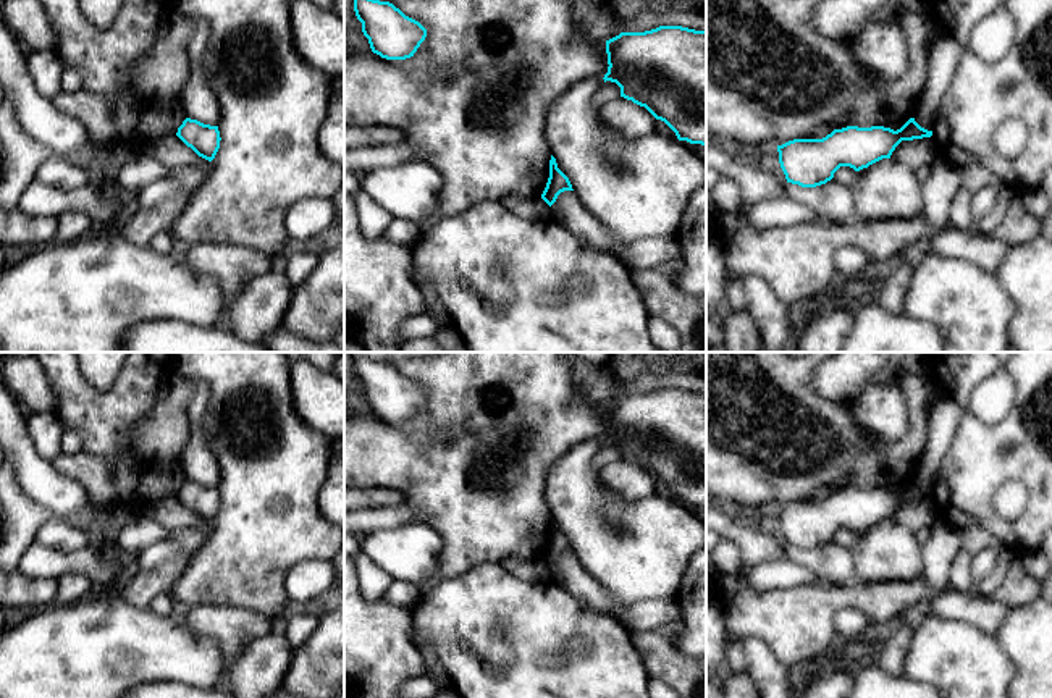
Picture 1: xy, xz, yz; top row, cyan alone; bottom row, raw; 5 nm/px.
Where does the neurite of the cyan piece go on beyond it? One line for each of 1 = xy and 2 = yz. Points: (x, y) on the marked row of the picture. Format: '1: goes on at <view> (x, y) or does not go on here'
1: does not go on here
2: does not go on here

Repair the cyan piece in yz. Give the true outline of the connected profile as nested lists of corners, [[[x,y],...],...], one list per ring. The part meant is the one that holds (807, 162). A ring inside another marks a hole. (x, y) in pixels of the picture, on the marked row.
[[[910,118],[900,129],[884,126],[834,129],[823,139],[793,139],[777,145],[779,163],[787,183],[816,187],[834,178],[840,166],[855,171],[890,158],[902,141],[931,137],[932,131]]]

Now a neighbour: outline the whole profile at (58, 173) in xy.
[[[53,157],[37,168],[36,179],[60,191],[74,191],[87,186],[89,174],[73,163]]]

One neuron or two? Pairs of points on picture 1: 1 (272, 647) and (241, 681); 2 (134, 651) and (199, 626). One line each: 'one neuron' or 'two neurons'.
1: one neuron
2: two neurons

